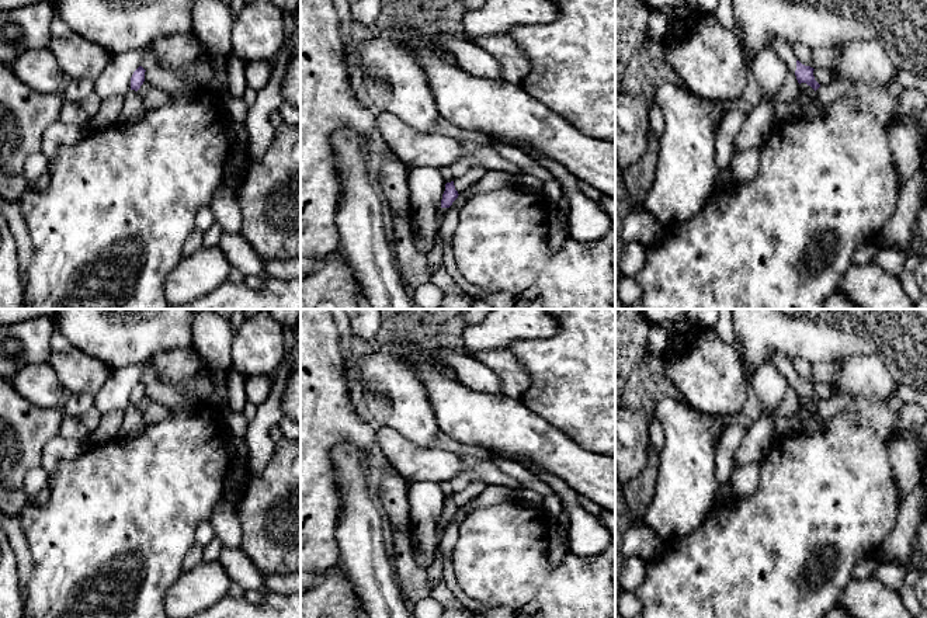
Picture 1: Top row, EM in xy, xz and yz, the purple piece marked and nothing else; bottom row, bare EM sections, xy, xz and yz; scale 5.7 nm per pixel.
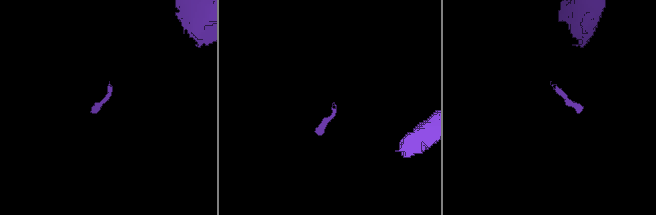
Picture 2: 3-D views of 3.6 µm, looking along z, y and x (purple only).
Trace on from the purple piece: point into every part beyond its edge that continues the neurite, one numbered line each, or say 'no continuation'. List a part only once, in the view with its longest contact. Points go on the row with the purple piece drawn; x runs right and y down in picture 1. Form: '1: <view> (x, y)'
1: yz (777, 44)

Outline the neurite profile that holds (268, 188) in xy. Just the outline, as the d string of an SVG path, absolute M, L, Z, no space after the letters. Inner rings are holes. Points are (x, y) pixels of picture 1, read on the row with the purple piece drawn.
M301 121L296 125L282 122L261 157L249 153L239 180L235 183L235 199L242 215L242 236L264 260L287 261L301 257Z

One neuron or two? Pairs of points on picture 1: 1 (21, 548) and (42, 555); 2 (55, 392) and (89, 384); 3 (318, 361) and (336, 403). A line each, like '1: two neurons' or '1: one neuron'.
1: two neurons
2: two neurons
3: one neuron

